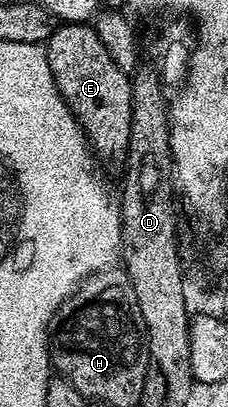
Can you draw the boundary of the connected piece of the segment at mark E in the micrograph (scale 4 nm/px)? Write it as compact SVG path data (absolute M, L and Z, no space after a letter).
M64 22L59 28L56 26L45 46L53 81L83 128L94 154L107 163L126 164L133 113L132 76L114 64L96 28L86 22Z

